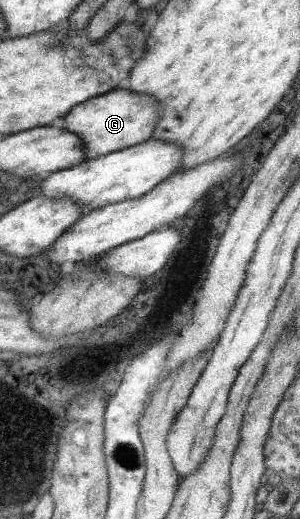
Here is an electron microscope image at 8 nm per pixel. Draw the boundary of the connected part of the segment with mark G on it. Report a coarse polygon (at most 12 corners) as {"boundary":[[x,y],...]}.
{"boundary":[[118,88],[63,116],[86,160],[146,142],[158,104]]}

